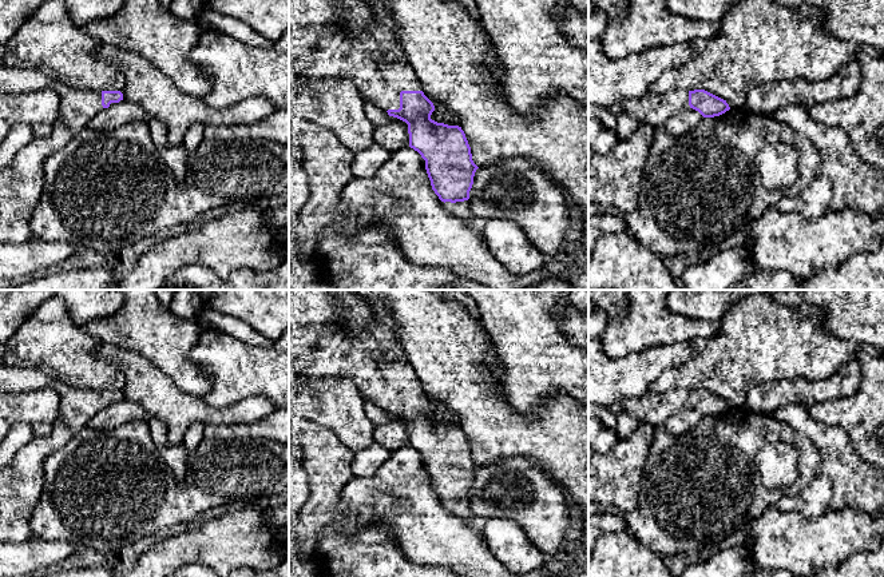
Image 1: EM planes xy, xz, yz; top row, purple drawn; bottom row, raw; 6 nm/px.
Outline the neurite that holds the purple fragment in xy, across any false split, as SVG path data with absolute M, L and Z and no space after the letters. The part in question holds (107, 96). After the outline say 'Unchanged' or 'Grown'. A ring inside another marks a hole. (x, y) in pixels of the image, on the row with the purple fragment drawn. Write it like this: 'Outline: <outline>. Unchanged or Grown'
Outline: M0 64L0 93L33 92L45 88L58 92L60 99L58 119L74 135L87 128L88 123L104 108L123 100L120 91L75 89L35 69L20 69Z. Grown

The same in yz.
Outline: M675 89L667 93L647 93L642 99L631 99L622 103L607 106L607 110L618 116L629 112L639 123L653 128L663 127L666 122L686 111L698 111L703 118L714 118L730 110L726 100L705 89Z. Grown

